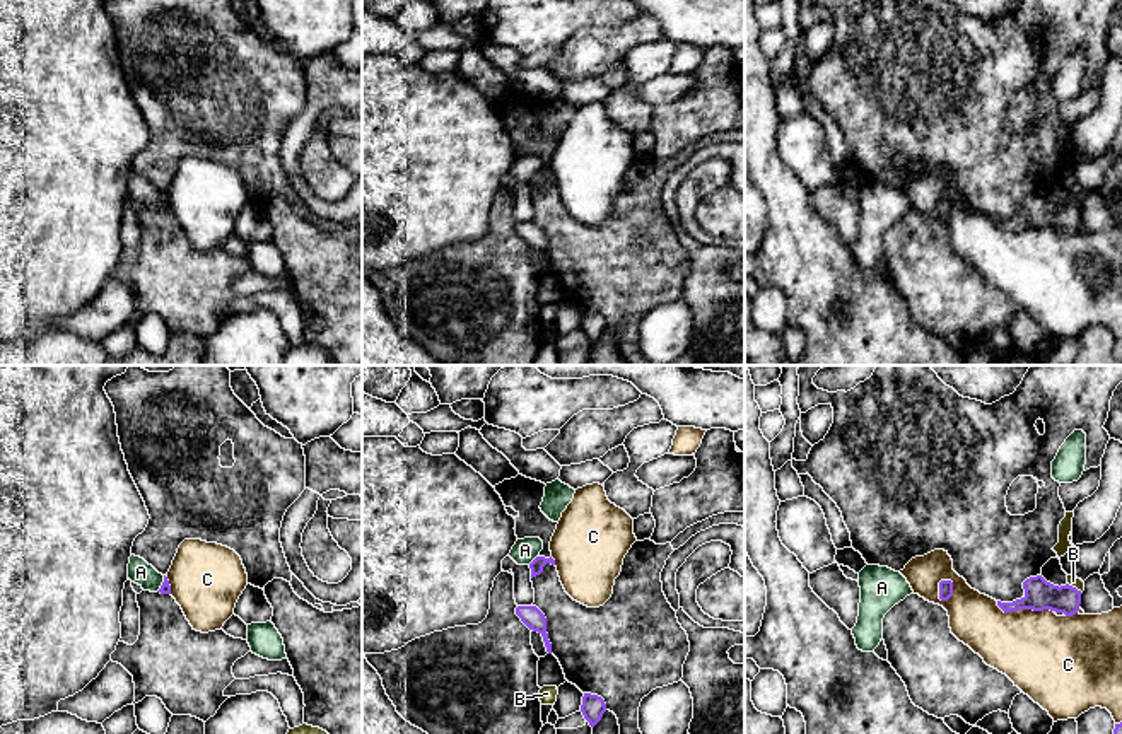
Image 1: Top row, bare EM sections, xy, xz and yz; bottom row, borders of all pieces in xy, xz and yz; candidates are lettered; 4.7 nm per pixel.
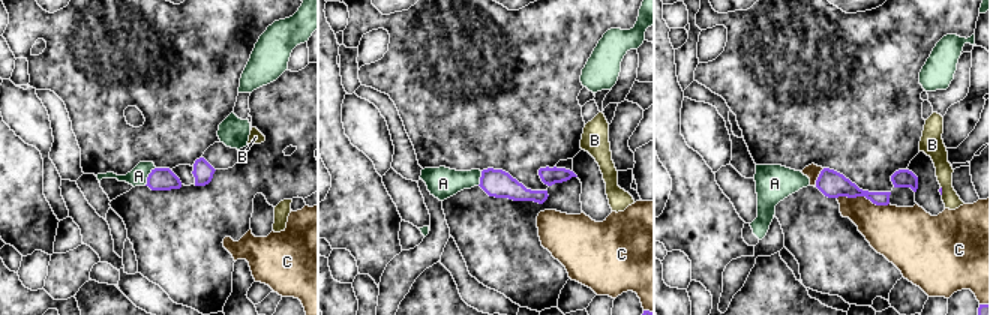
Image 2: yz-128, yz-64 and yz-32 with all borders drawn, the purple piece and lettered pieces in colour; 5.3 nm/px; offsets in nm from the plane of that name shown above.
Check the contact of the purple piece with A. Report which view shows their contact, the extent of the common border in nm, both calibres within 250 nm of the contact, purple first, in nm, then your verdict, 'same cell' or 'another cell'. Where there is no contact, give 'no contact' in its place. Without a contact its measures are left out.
xz | 60 nm | 70/110 nm | another cell

